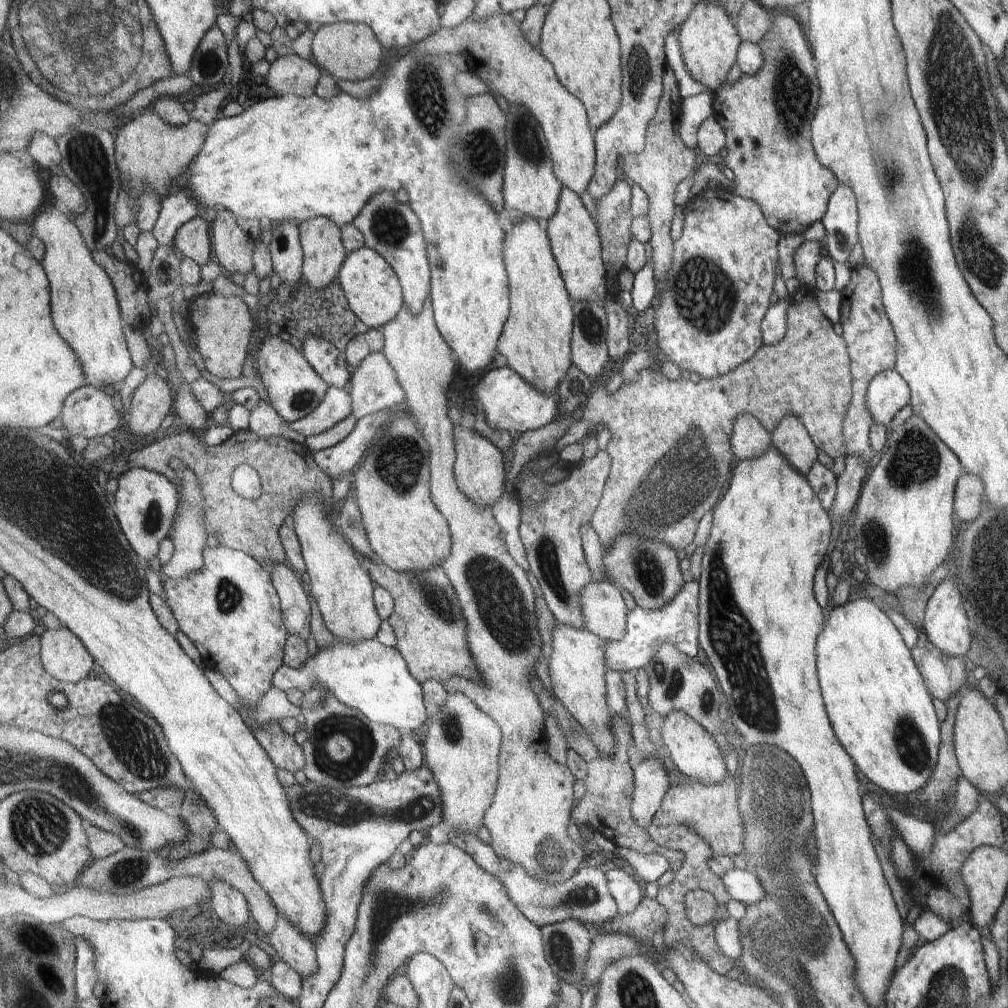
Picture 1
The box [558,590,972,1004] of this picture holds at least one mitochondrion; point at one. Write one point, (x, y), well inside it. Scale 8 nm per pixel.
(911, 746)

